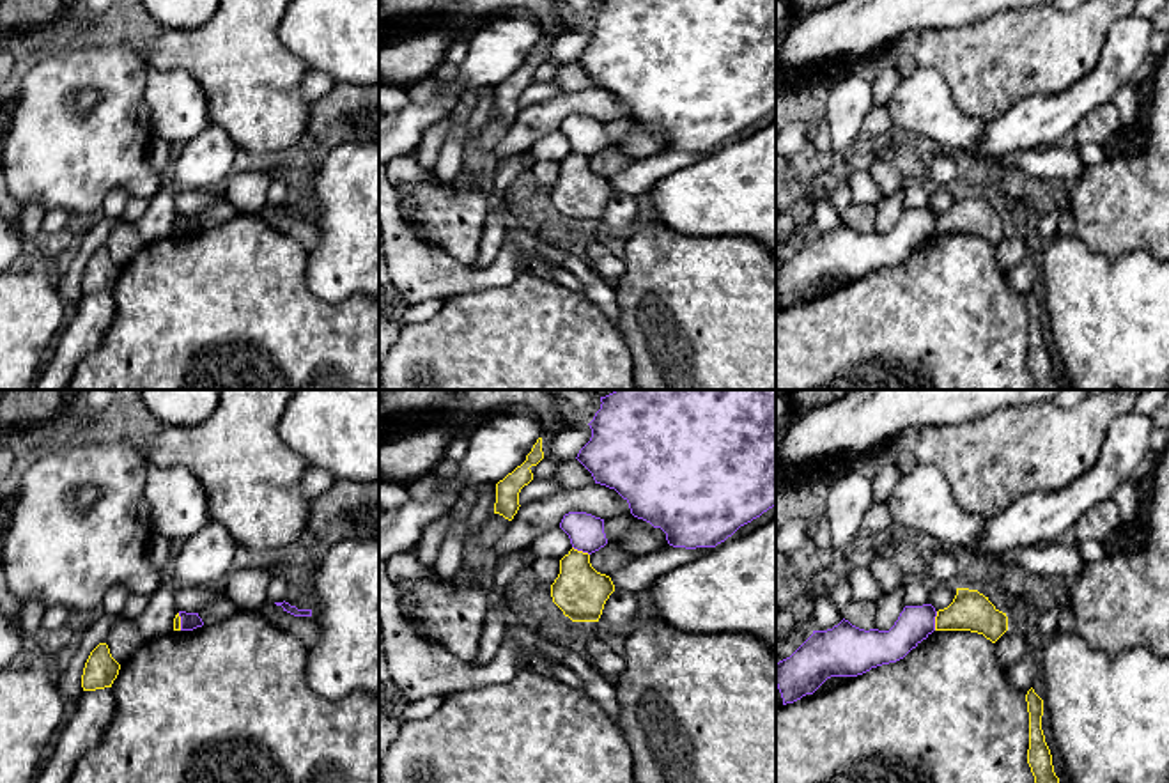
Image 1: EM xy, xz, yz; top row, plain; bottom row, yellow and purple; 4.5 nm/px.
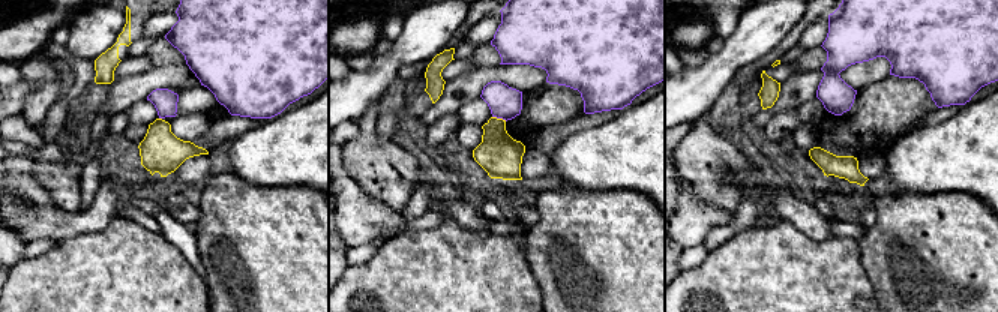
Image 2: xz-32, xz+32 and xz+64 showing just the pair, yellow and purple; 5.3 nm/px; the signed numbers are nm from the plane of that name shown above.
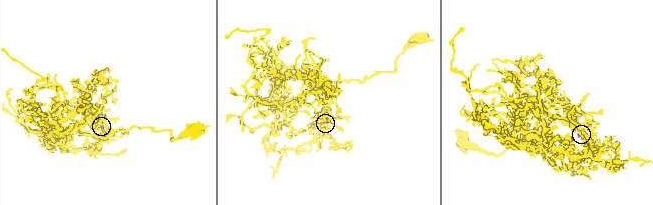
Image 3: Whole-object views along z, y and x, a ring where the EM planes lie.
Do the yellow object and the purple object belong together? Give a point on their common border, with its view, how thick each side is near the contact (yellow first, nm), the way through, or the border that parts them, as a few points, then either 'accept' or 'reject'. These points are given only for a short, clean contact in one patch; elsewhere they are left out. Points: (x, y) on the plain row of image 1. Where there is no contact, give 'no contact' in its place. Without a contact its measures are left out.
contact yz (936, 224); calibres 180 and 160 nm; border yz (937, 215), (934, 232); reject

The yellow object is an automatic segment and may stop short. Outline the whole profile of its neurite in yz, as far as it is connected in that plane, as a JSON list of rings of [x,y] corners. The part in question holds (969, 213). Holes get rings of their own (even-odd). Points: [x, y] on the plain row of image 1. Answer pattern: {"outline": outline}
{"outline": [[[956,191],[953,205],[937,214],[935,234],[971,234],[995,246],[1008,234],[1008,220],[978,193]]]}

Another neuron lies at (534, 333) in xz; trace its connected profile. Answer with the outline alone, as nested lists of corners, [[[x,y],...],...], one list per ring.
[[[521,271],[507,287],[448,298],[427,322],[402,324],[379,390],[636,390],[632,356],[597,303]]]

